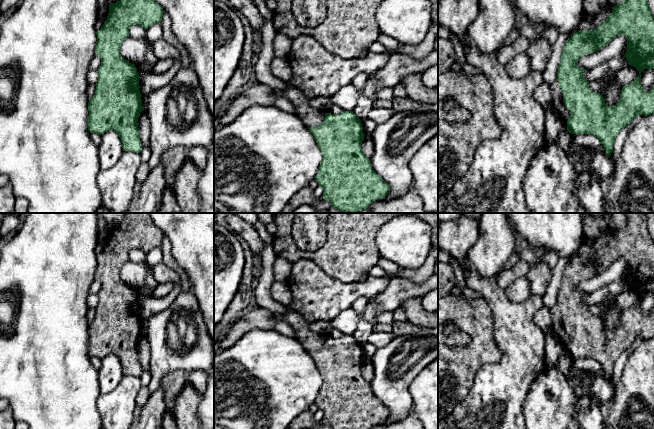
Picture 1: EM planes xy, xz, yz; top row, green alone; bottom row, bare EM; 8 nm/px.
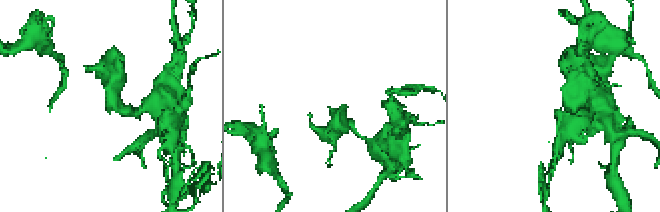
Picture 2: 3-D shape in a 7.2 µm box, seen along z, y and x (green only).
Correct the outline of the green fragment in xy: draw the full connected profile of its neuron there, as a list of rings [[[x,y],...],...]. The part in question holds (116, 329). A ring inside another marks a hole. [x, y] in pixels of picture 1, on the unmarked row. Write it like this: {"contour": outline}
{"contour": [[[126,213],[123,221],[109,228],[109,237],[103,251],[96,256],[95,277],[101,282],[94,320],[88,326],[88,354],[103,359],[114,354],[120,361],[124,375],[140,377],[138,342],[143,335],[139,314],[139,299],[134,288],[120,278],[123,265],[129,260],[129,252],[139,249],[145,253],[161,246],[164,234],[153,222],[150,213]]]}

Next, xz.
{"contour": [[[290,309],[274,315],[293,328],[295,338],[313,358],[322,377],[314,402],[323,413],[324,424],[331,429],[370,429],[385,422],[390,410],[372,393],[362,375],[362,348],[353,335],[331,338],[317,334],[310,330],[309,322]]]}

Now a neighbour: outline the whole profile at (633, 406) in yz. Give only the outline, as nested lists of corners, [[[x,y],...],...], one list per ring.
[[[654,337],[630,353],[614,388],[614,400],[607,407],[608,429],[654,429]]]

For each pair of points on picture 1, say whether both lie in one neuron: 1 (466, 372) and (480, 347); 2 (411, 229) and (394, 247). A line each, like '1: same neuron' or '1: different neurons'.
1: same neuron
2: same neuron

